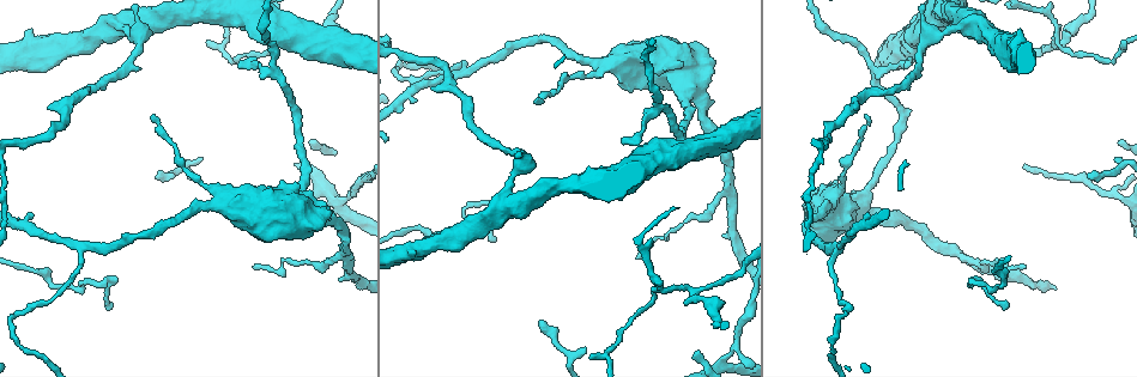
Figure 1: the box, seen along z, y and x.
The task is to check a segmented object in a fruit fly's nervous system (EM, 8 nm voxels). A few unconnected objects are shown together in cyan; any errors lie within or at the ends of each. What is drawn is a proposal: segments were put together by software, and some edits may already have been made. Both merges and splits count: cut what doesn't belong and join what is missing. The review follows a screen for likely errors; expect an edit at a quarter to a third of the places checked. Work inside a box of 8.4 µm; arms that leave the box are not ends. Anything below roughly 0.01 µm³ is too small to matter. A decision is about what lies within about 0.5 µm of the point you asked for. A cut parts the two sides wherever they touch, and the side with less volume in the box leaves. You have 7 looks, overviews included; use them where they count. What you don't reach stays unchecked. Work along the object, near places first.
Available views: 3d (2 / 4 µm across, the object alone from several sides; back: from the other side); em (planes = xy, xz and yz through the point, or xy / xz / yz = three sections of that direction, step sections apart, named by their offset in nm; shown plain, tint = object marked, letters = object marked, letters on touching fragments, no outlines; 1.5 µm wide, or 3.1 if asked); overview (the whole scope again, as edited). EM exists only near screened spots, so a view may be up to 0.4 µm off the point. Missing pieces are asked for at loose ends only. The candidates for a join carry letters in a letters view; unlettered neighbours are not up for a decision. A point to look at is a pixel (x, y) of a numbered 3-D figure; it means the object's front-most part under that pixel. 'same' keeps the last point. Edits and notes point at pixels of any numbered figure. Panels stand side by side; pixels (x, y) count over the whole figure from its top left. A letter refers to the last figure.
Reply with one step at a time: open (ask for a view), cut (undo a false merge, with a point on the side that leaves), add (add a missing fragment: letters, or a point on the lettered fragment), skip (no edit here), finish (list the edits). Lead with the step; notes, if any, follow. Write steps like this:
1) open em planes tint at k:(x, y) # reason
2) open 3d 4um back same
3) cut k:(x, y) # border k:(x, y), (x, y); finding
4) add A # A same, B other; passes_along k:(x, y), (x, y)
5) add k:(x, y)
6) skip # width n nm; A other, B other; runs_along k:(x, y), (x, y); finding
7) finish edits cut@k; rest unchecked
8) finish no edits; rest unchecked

open 3d 4um at 1:(139, 33)

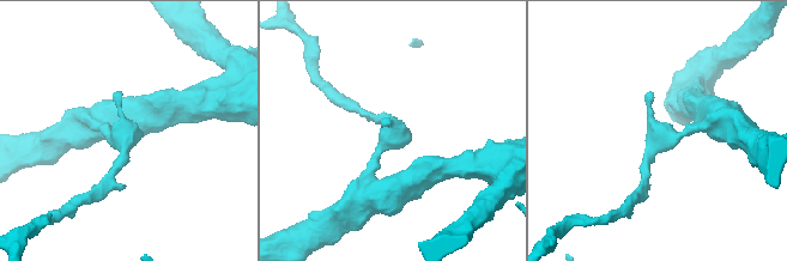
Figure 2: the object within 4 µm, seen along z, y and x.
open em planes letters at 2:(120, 137)

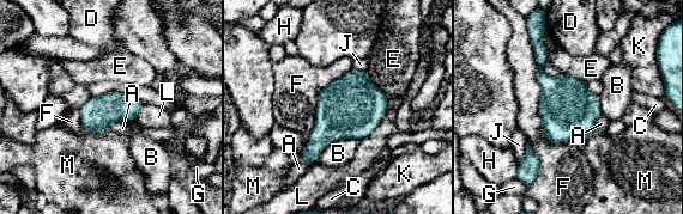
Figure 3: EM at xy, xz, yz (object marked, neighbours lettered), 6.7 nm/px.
skip # longest_contact F 750 nm; A other, B other, C other, D other, E other, F other, G other, H other, J other, K other, L other, M other; border 3:(529, 36), (545, 139), (574, 141); one cell here

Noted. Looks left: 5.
open 3d 2um at 1:(866, 114) # tapers out

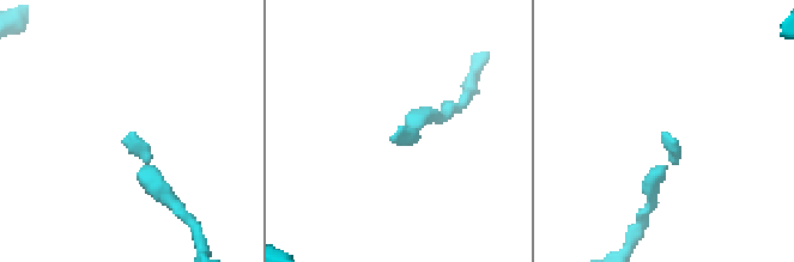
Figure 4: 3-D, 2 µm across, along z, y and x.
open em planes letters at 4:(402, 128) # need the tissue

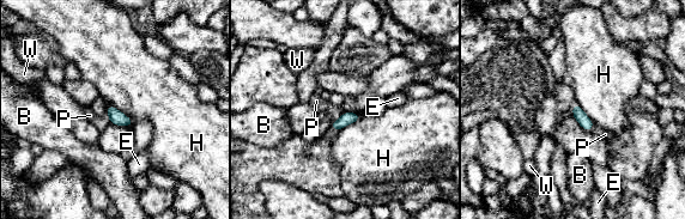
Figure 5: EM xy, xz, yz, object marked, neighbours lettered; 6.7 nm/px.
skip # B other, E other, H other, P other, W other; border 5:(109, 104), (113, 104), (134, 122); none of them fits

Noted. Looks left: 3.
open em xy step 8 tint at 1:(726, 188) # three arms meet

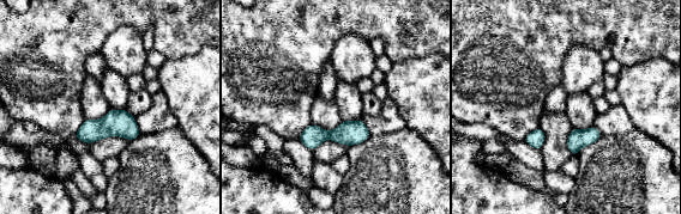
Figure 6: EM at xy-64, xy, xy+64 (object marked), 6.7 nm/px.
open em planes letters same # another direction

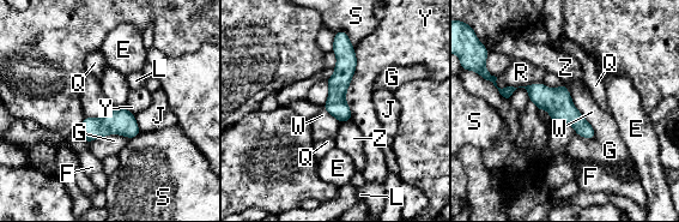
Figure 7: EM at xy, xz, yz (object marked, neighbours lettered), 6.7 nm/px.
skip # width 140 nm; E other, F other, G other, J other, L other, Q other, R other, S other, W other, Y other, Z other; continuous, no second cell

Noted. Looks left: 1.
finish no edits; rest unchecked

